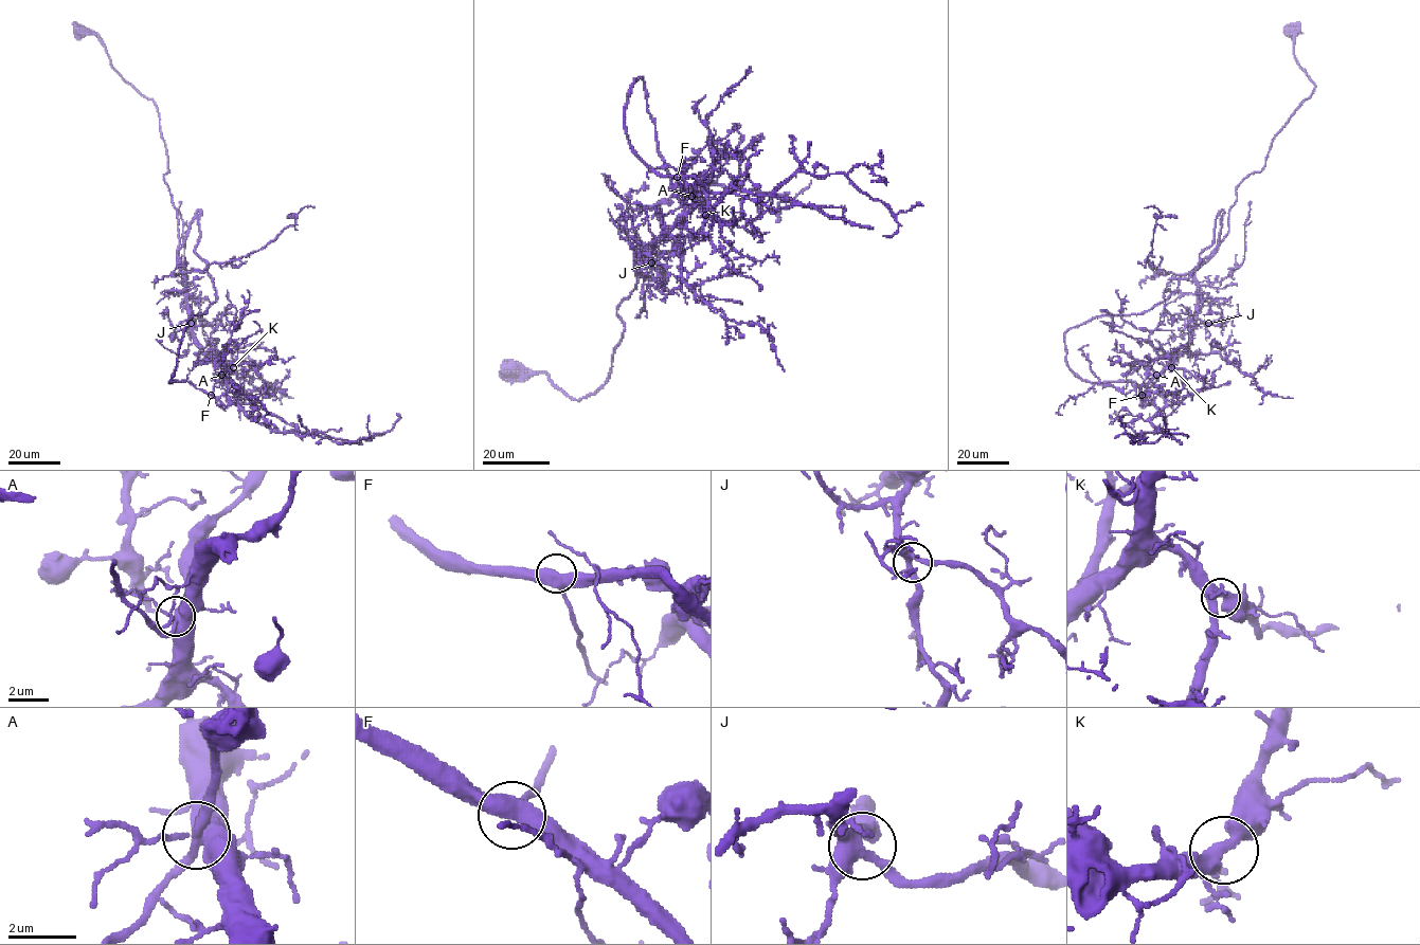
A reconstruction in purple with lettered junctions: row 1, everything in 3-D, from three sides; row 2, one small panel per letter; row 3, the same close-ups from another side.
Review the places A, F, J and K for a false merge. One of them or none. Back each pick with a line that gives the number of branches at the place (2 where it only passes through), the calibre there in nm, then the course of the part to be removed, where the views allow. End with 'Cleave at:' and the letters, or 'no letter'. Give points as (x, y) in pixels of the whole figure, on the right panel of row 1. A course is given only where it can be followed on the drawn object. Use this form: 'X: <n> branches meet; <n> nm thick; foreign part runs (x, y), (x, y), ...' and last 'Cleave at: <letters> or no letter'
Cleave at: no letter

